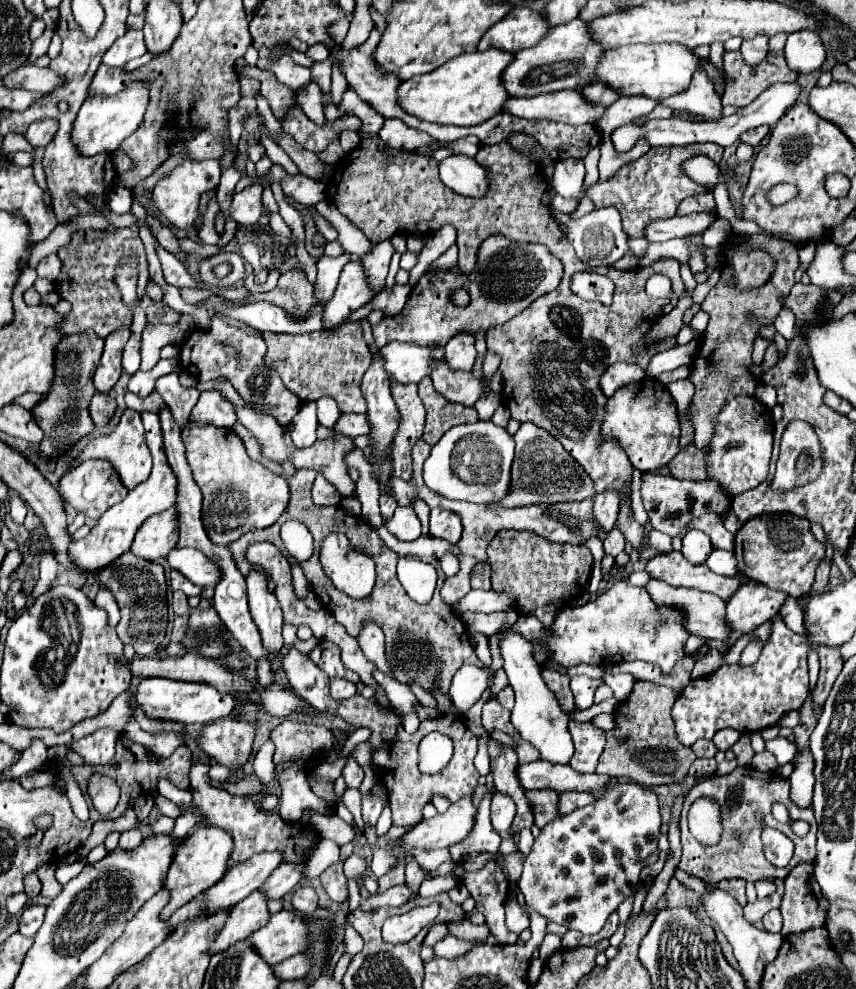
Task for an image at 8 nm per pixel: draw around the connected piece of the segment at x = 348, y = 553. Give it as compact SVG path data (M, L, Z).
M330 534L322 542L320 562L340 592L352 598L366 598L372 592L376 580L374 562L366 554L356 552L344 534Z

